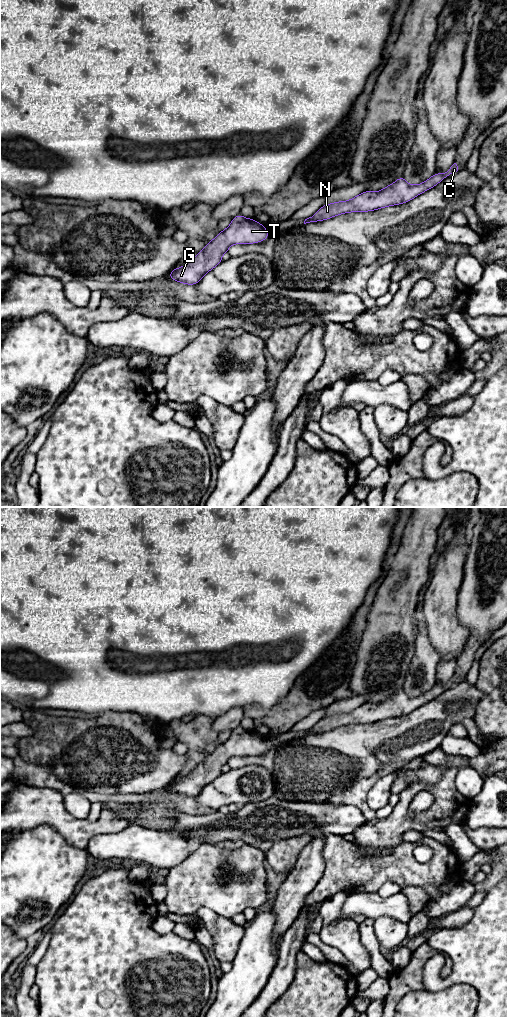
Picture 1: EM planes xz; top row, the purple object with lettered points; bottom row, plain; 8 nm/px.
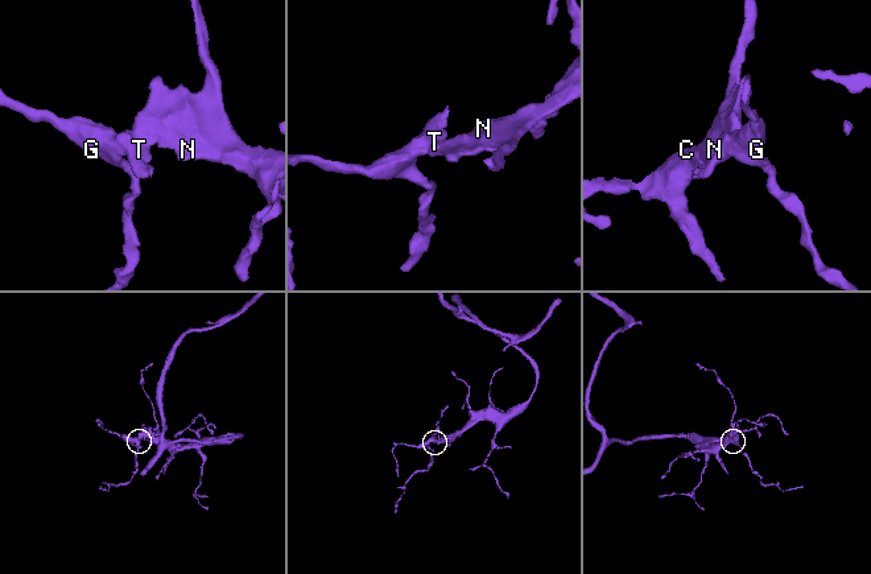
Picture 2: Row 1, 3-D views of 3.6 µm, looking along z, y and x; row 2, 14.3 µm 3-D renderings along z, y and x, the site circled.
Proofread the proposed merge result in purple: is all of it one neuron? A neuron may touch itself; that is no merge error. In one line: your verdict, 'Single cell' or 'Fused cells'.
Single cell

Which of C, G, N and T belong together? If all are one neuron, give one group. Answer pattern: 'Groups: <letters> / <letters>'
Groups: C G N T

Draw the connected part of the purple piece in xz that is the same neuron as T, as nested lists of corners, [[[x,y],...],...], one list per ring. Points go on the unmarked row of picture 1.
[[[238,726],[232,730],[231,736],[223,743],[220,743],[218,747],[204,759],[192,772],[180,779],[174,780],[169,786],[169,790],[174,793],[186,797],[196,797],[200,794],[205,786],[210,784],[214,779],[222,774],[222,767],[228,764],[229,760],[233,756],[254,756],[262,754],[269,750],[269,744],[263,736],[258,735],[254,730],[245,730],[241,726]]]

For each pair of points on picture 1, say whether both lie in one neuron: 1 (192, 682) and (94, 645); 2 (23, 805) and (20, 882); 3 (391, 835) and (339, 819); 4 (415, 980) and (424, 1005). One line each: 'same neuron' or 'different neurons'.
1: same neuron
2: different neurons
3: different neurons
4: different neurons

